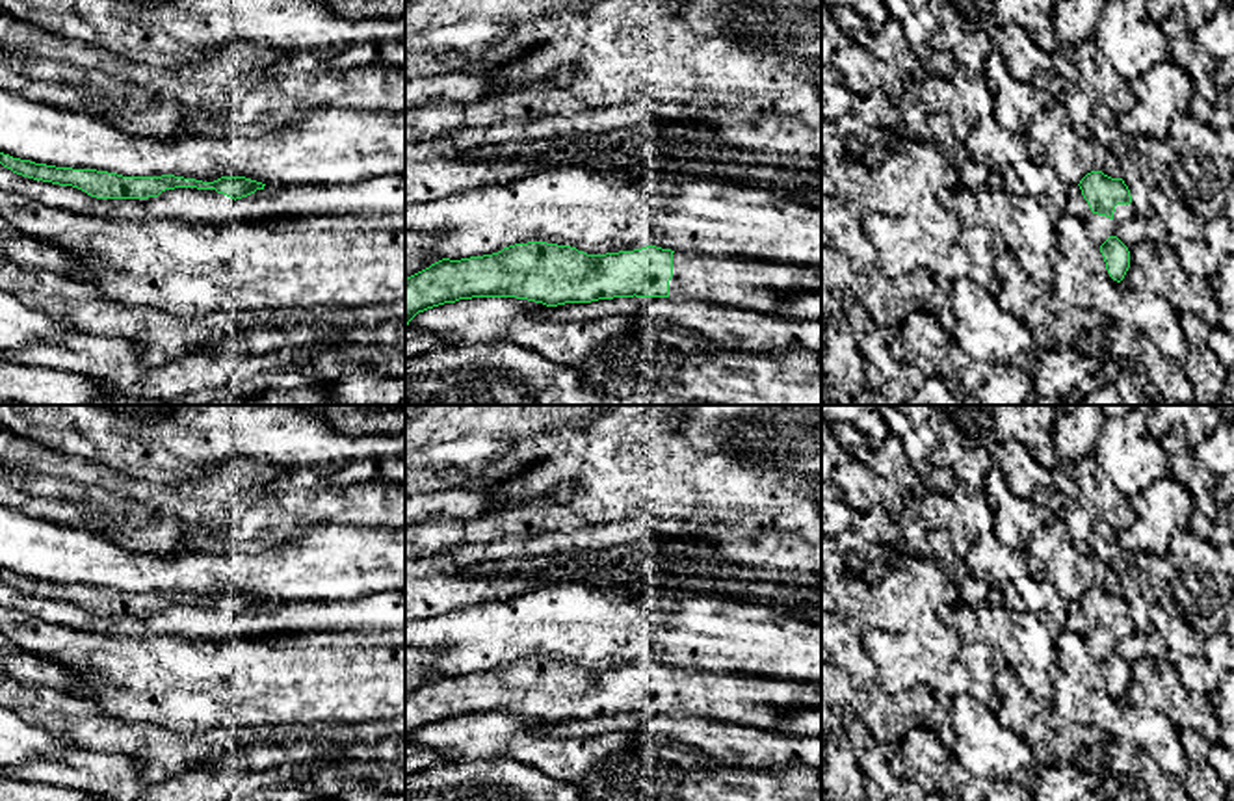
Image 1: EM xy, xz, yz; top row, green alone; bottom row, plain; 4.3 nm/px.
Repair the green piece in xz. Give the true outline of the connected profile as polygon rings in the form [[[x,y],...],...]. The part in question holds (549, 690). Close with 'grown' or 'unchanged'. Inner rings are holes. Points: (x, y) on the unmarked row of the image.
[[[528,658],[461,676],[442,675],[405,695],[405,743],[427,725],[472,714],[517,714],[546,723],[613,714],[710,717],[786,734],[781,716],[821,708],[821,684],[647,662],[587,671]]]; grown

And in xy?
[[[0,569],[0,580],[17,591],[59,602],[72,602],[97,615],[149,615],[158,613],[165,606],[197,604],[216,606],[217,610],[223,610],[236,617],[255,610],[256,606],[264,606],[266,602],[245,593],[221,593],[214,598],[203,598],[175,591],[123,593],[97,585],[72,585],[35,580],[30,576],[13,574],[4,569]]]; unchanged

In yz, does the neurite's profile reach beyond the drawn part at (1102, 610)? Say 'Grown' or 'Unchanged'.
Grown

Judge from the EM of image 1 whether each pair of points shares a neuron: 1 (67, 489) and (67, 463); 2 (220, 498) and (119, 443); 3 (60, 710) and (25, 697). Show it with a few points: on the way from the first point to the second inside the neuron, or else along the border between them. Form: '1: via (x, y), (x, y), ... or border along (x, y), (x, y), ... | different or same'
1: border along (69, 478), (77, 482) | different
2: border along (194, 476), (179, 484) | different
3: via (51, 709), (34, 703) | same

